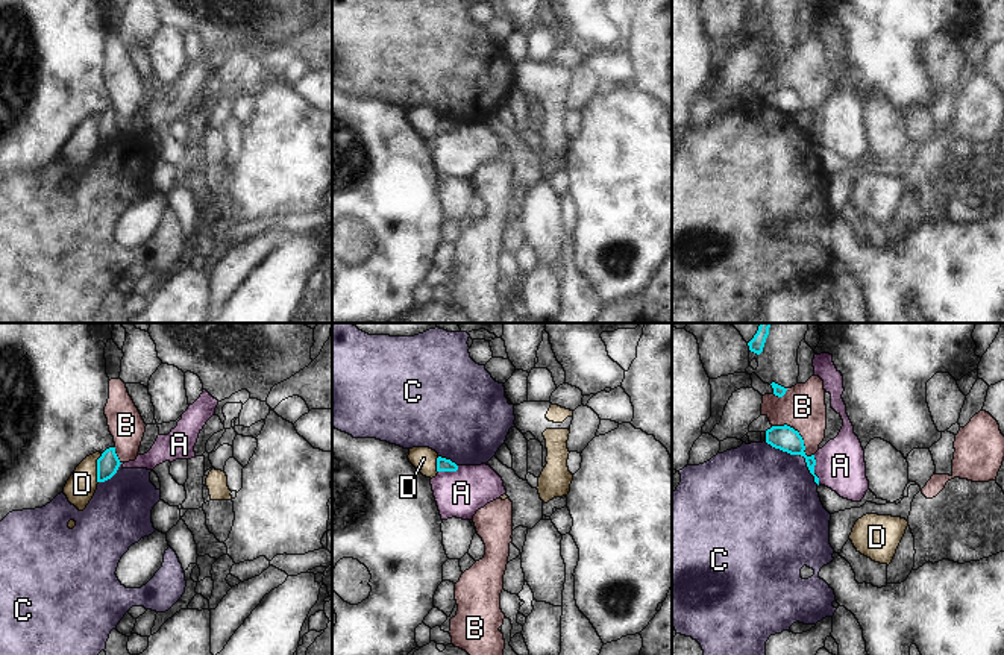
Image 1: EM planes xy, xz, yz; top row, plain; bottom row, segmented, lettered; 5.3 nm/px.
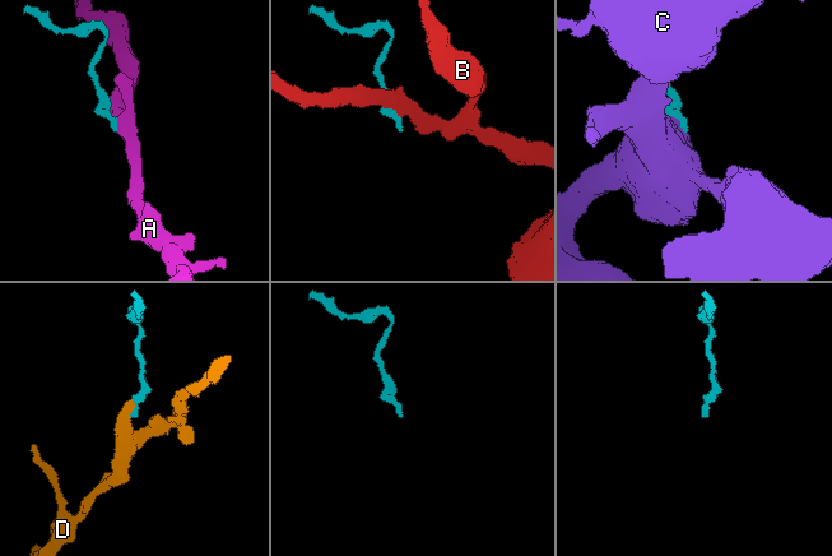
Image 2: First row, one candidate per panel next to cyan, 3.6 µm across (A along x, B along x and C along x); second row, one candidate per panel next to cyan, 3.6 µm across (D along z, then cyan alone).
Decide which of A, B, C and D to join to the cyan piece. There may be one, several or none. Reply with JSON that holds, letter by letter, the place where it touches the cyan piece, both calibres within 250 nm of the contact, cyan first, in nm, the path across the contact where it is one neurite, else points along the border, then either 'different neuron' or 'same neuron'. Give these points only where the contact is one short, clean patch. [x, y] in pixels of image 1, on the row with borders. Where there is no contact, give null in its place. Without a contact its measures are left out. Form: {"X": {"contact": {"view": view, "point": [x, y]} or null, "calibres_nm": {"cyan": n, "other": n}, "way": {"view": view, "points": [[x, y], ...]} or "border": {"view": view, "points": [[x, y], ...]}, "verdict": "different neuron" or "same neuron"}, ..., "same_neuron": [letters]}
{"A": {"contact": {"view": "yz", "point": [813, 470]}, "calibres_nm": {"cyan": 140, "other": 260}, "border": {"view": "yz", "points": [[813, 455], [815, 475], [819, 484]]}, "verdict": "different neuron"}, "B": {"contact": {"view": "yz", "point": [798, 434]}, "calibres_nm": {"cyan": 140, "other": 240}, "border": {"view": "yz", "points": [[772, 425], [792, 426], [803, 440], [804, 452], [813, 455]]}, "verdict": "different neuron"}, "C": {"contact": {"view": "yz", "point": [798, 454]}, "calibres_nm": {"cyan": 140, "other": 460}, "border": {"view": "yz", "points": [[765, 441], [790, 454], [800, 454], [818, 484]]}, "verdict": "different neuron"}, "D": {"contact": {"view": "xy", "point": [97, 469]}, "calibres_nm": {"cyan": 120, "other": 160}, "border": {"view": "xy", "points": [[102, 454], [97, 460], [97, 482]]}, "verdict": "different neuron"}, "same_neuron": []}

